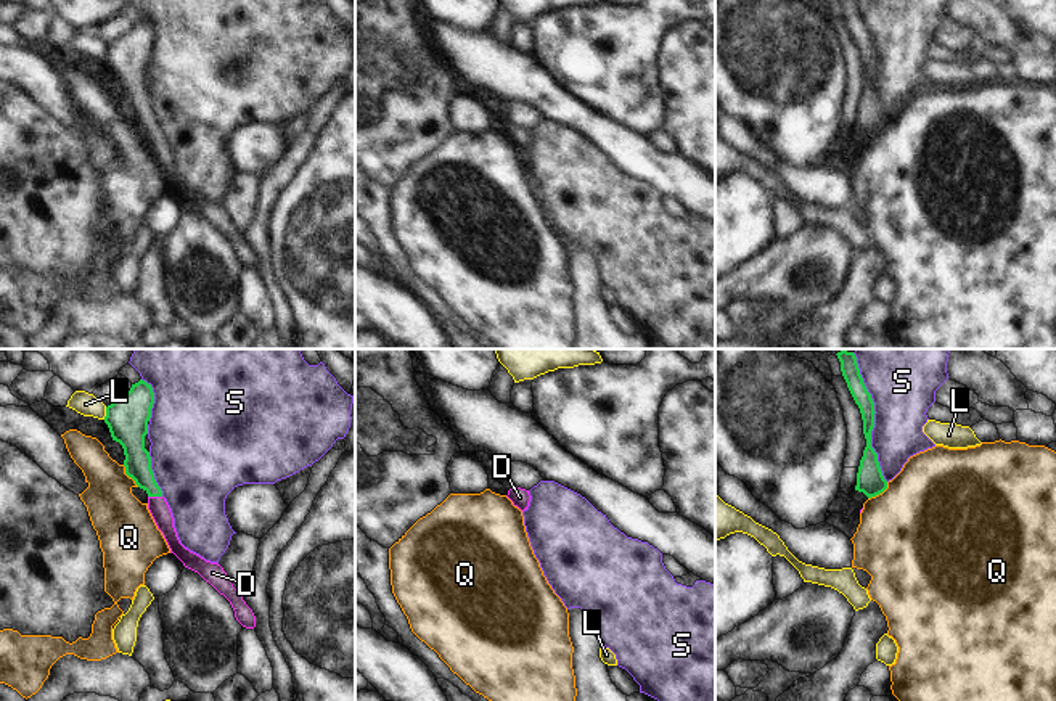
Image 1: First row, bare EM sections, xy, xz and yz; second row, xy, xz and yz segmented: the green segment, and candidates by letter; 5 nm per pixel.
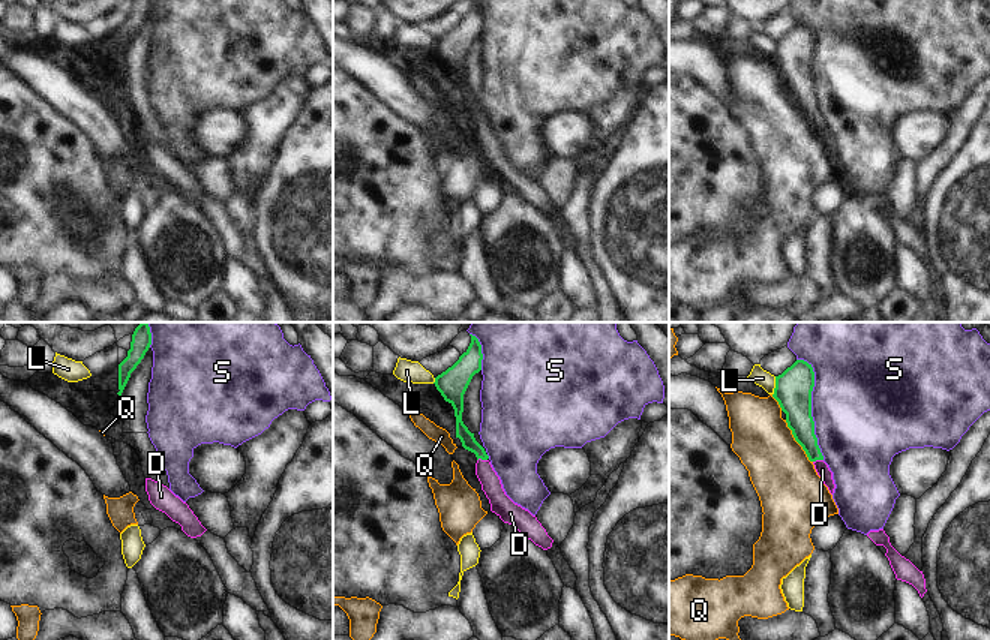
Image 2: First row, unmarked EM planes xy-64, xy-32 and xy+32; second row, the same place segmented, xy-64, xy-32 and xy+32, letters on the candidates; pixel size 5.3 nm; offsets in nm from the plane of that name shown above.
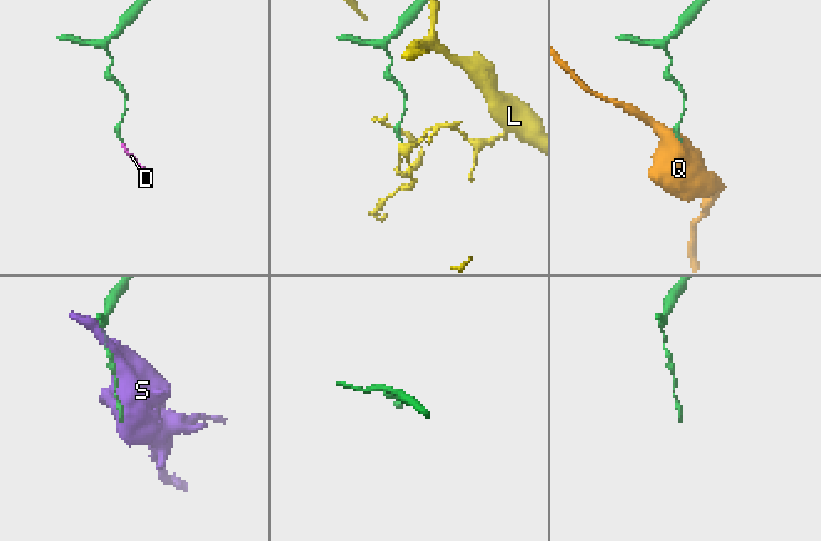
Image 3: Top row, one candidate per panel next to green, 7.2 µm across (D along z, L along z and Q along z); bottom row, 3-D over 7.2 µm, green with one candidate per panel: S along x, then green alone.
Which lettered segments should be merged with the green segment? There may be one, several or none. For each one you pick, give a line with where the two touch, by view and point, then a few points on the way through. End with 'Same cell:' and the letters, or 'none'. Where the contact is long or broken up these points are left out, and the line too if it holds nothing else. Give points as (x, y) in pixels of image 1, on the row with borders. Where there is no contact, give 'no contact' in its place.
D: meets green in xy at (155, 496)
Same cell: D

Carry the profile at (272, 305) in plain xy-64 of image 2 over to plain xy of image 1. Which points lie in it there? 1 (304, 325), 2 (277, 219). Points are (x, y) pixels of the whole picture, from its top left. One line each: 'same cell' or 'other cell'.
1: other cell
2: other cell

